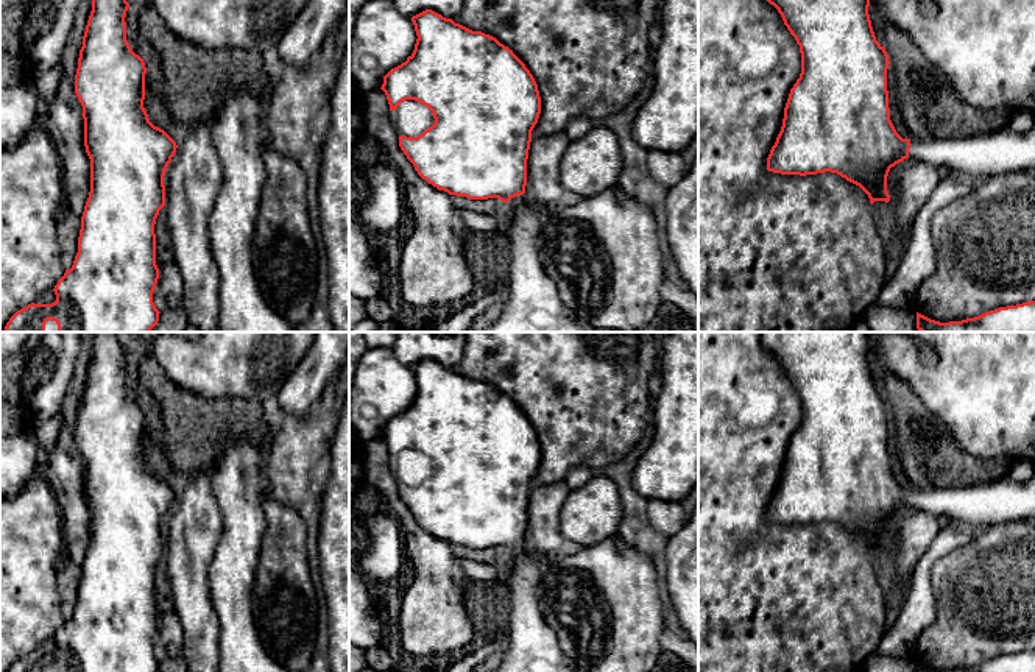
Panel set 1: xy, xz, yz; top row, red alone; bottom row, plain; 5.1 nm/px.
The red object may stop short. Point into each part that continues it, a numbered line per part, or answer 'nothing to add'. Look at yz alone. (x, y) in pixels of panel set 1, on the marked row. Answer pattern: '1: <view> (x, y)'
1: yz (996, 152)

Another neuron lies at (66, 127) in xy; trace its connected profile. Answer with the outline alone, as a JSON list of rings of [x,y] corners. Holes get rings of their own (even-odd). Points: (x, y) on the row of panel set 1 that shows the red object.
[[[59,97],[47,98],[41,101],[41,106],[44,108],[44,114],[41,115],[39,125],[50,136],[62,167],[64,204],[56,223],[56,237],[61,262],[65,270],[70,270],[78,253],[81,217],[90,192],[90,159],[84,147],[84,118]]]

